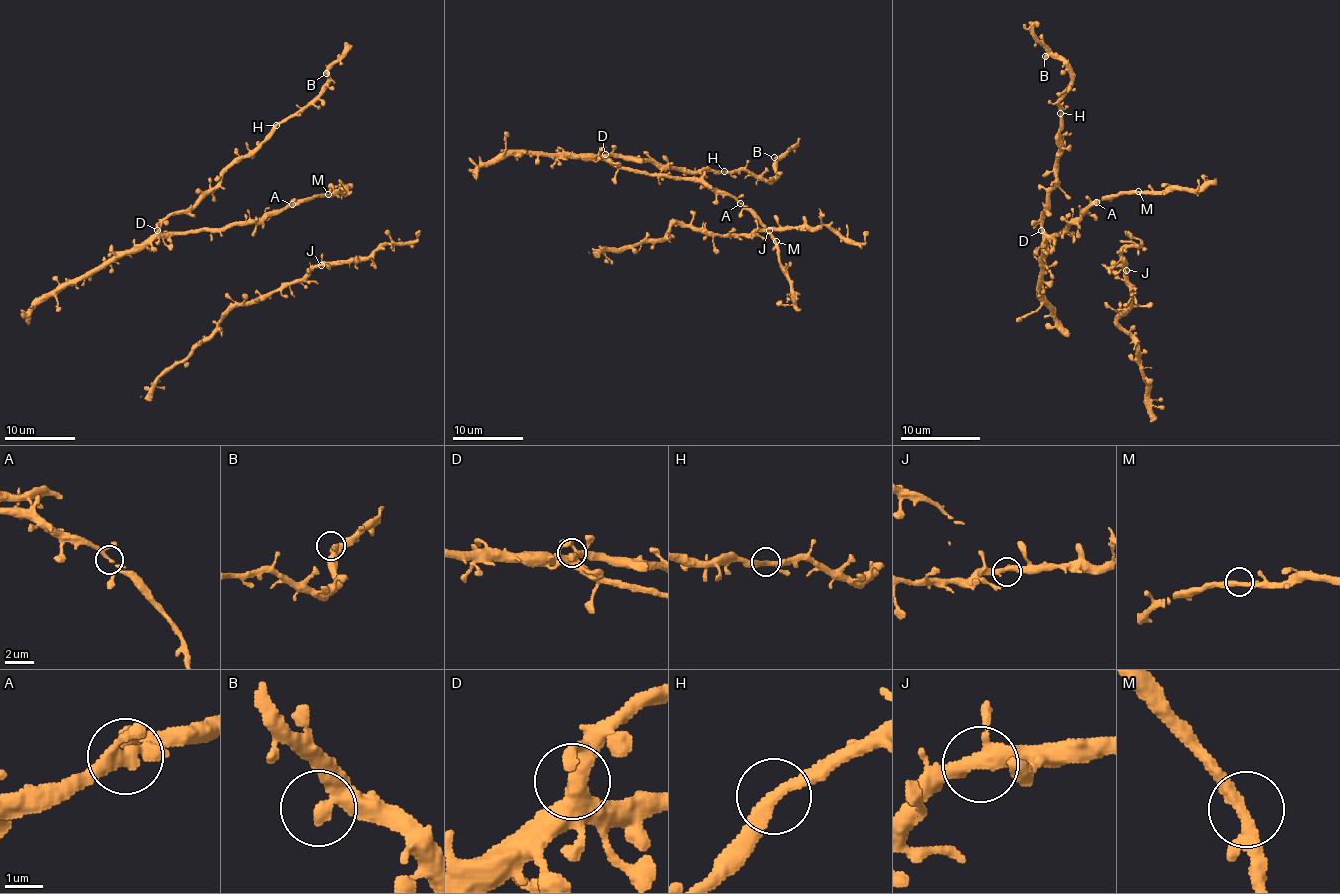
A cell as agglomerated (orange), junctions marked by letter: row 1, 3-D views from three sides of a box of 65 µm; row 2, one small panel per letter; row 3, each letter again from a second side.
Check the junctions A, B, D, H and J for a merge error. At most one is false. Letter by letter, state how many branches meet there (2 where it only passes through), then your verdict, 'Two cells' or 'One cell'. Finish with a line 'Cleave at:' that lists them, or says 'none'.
A: Branches: 3. One cell
B: Branches: 3. One cell
D: Branches: 3. One cell
H: Branches: 2. One cell
J: Branches: 3. One cell
Cleave at: none

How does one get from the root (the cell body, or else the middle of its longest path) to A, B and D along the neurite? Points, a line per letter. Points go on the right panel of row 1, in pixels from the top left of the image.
A: (1072, 222), (1096, 203)
B: (1072, 222), (1062, 232), (1043, 230), (1060, 153), (1058, 101), (1070, 82), (1066, 66), (1045, 56)
D: (1072, 222), (1062, 232), (1045, 234), (1041, 230)

